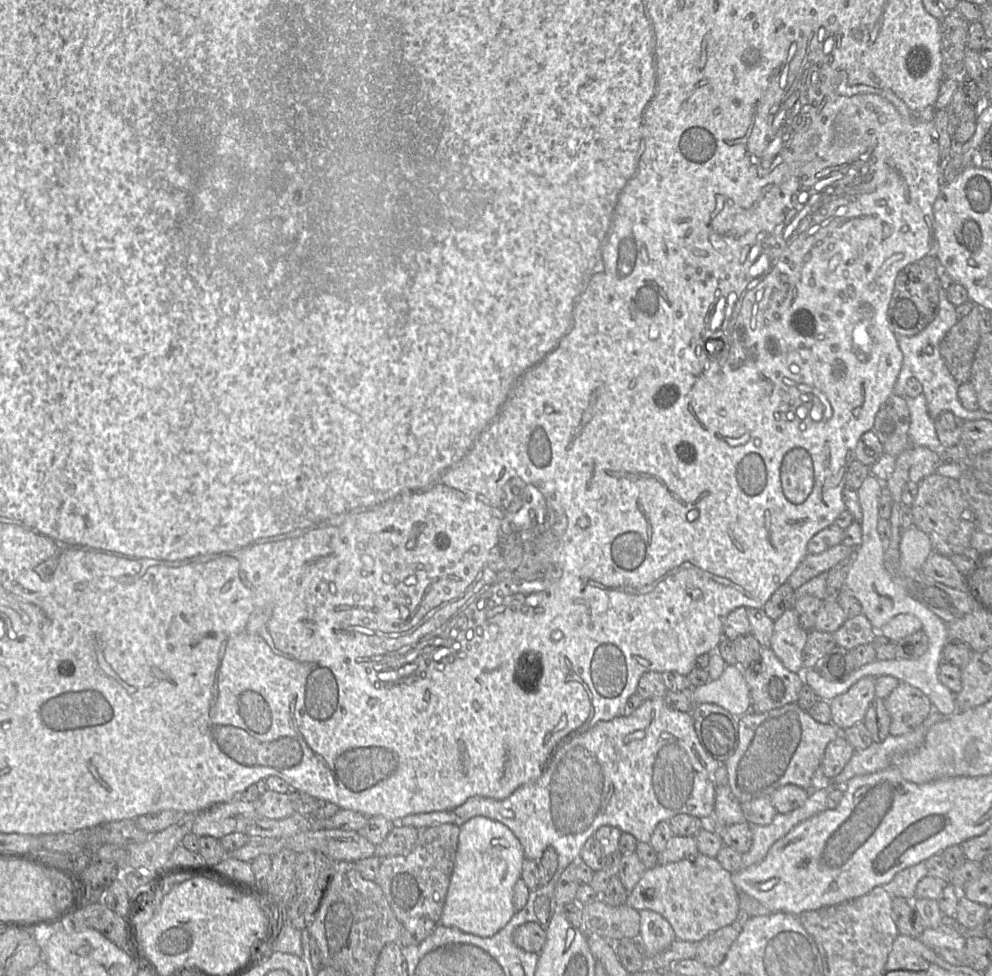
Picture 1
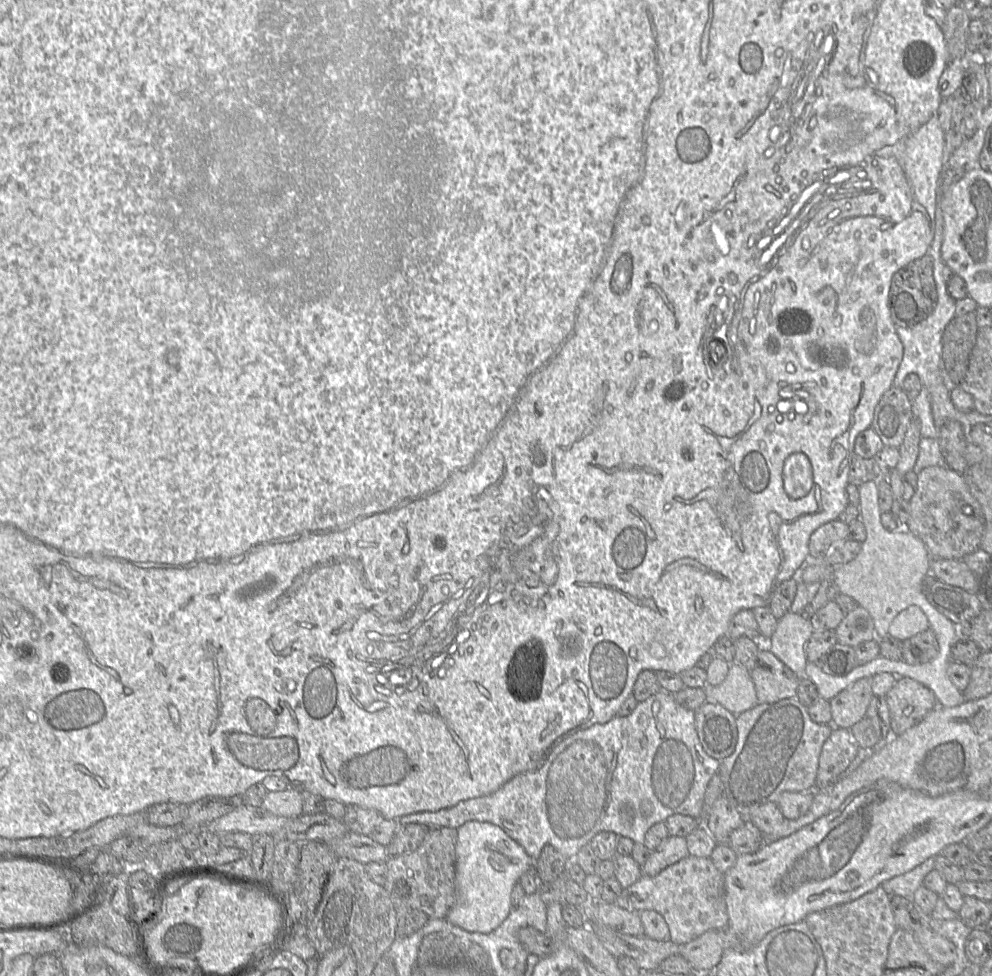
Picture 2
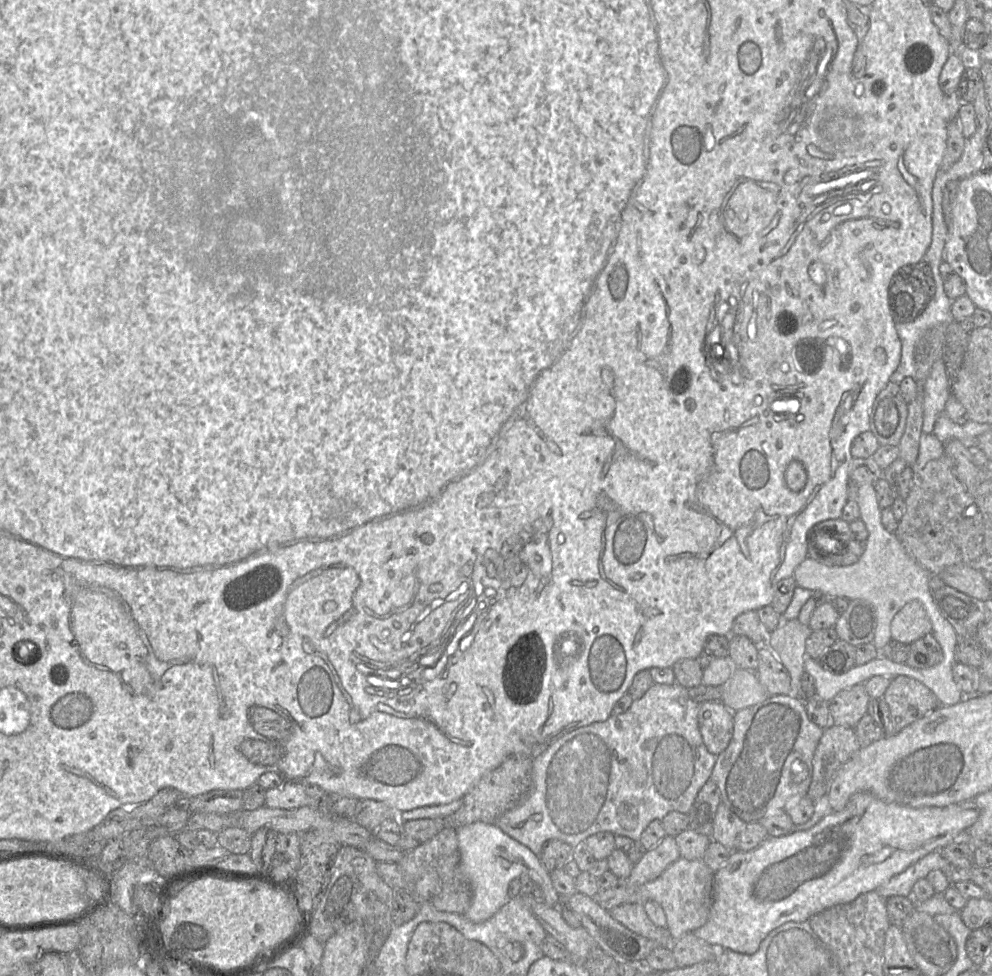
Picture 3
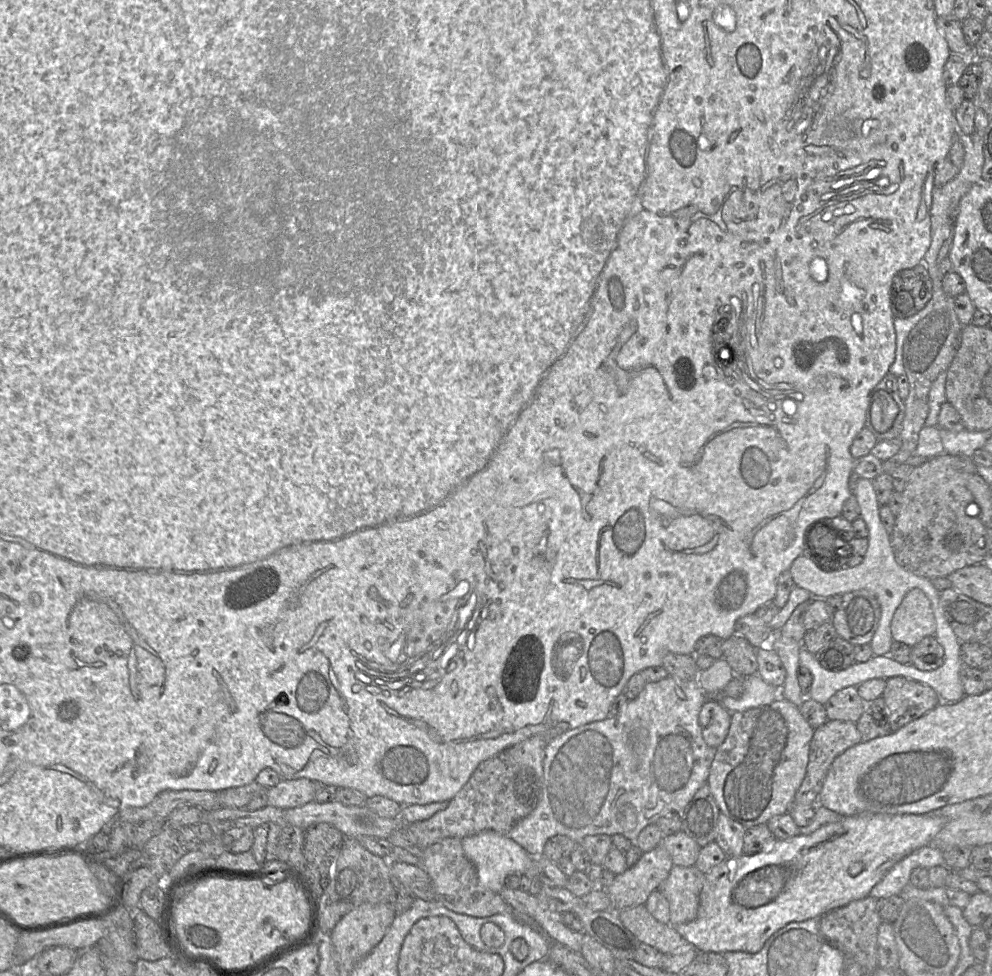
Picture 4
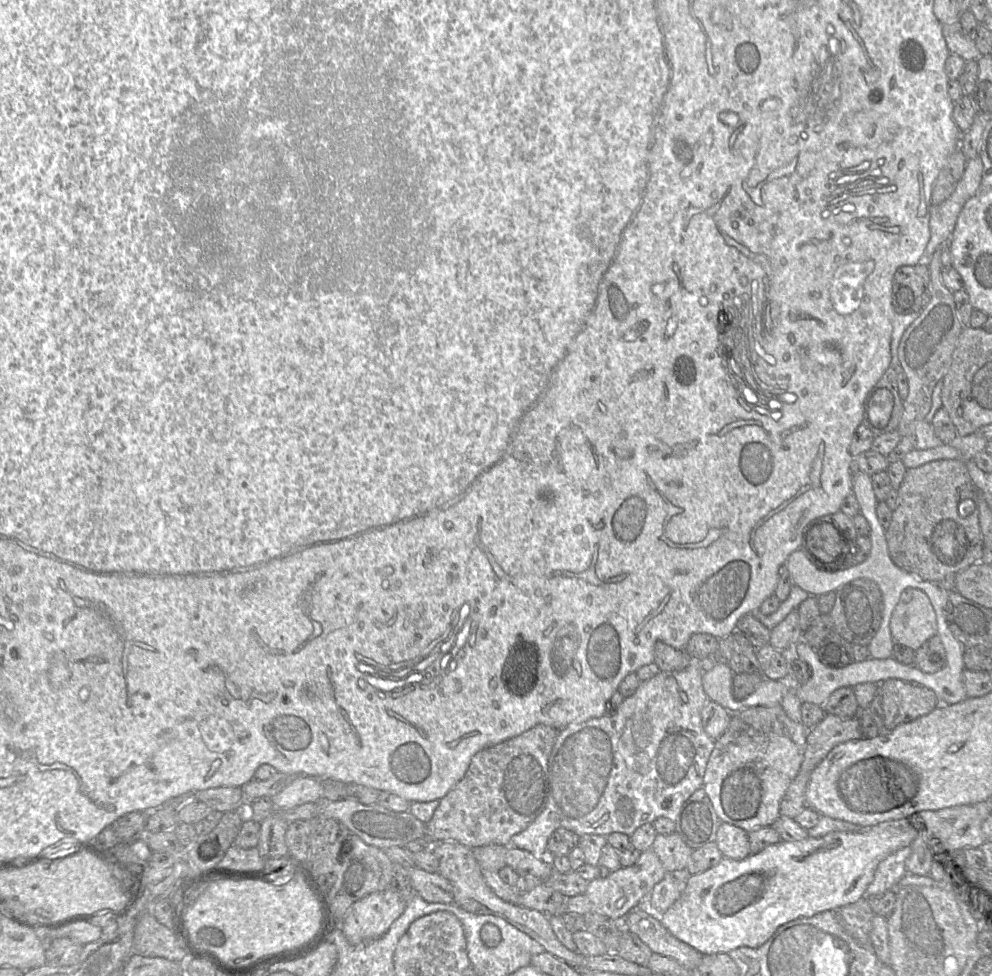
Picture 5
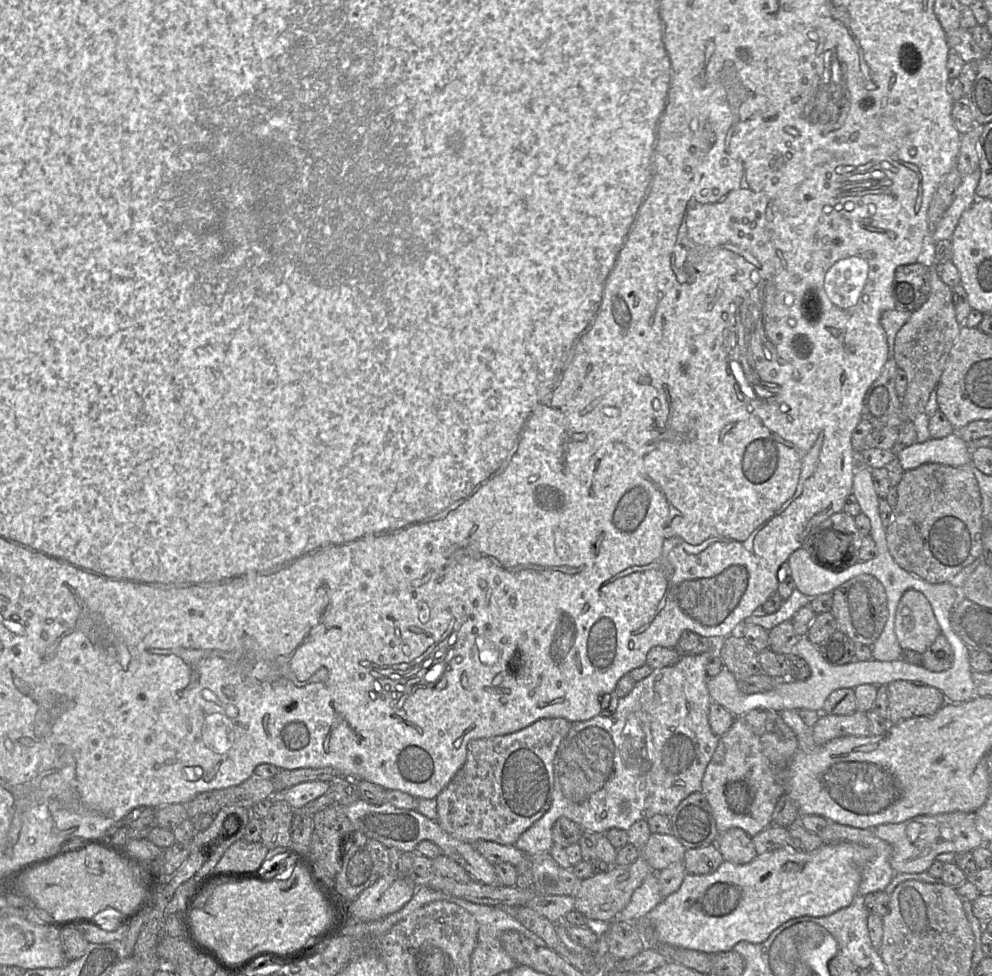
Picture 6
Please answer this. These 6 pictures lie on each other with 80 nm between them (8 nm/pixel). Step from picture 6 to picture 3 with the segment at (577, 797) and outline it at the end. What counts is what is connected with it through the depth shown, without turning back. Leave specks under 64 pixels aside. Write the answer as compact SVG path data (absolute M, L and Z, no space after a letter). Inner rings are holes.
M654 683L642 698L634 700L630 708L618 715L611 715L607 720L594 722L590 725L577 728L565 734L554 742L545 751L533 759L532 788L529 793L515 807L505 812L496 821L504 833L528 847L539 857L543 845L552 839L566 842L574 848L589 836L598 832L611 832L614 835L625 836L633 841L640 841L646 827L654 820L663 819L670 812L688 814L699 791L710 779L717 756L711 754L705 747L698 726L698 713L701 704L694 702L688 695L688 690L677 683L671 685Z

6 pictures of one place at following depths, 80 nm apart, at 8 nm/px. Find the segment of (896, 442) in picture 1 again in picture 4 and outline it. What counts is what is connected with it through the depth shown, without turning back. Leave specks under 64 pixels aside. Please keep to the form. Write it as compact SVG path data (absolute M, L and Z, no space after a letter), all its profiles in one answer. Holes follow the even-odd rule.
M888 372L870 395L865 427L878 441L900 438L904 414L905 406L899 396L897 377Z

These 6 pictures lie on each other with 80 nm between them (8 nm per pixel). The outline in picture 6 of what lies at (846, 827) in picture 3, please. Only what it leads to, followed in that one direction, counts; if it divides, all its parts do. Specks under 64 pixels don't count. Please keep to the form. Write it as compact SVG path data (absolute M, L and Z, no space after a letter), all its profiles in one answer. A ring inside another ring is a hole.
M835 842L823 844L811 852L802 852L797 849L779 848L762 855L757 855L754 860L743 865L734 864L724 860L718 869L713 873L704 875L687 874L680 888L676 892L664 898L648 913L647 916L655 927L660 941L671 946L691 949L708 954L717 954L731 951L733 947L741 941L759 944L767 940L774 930L791 919L803 916L823 917L851 905L859 895L858 890L861 882L862 870L874 856L875 850L872 848L861 846L852 842Z

